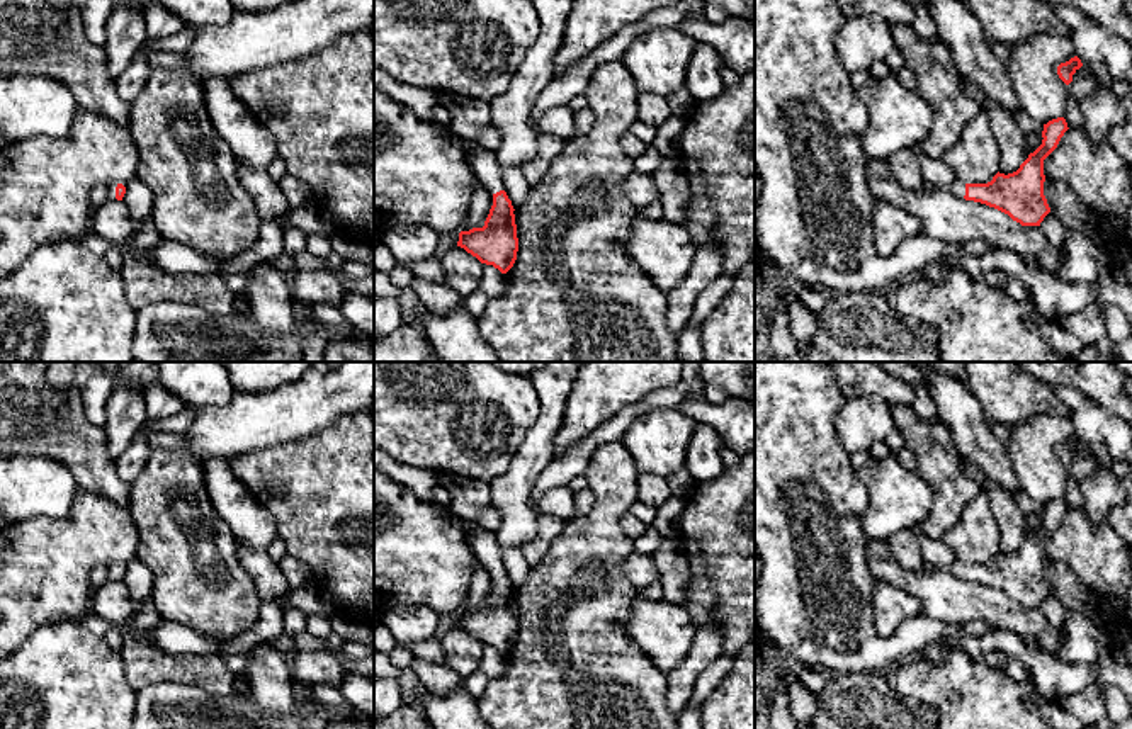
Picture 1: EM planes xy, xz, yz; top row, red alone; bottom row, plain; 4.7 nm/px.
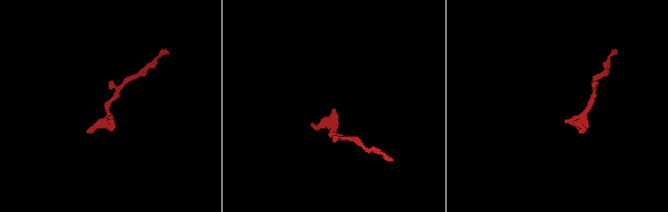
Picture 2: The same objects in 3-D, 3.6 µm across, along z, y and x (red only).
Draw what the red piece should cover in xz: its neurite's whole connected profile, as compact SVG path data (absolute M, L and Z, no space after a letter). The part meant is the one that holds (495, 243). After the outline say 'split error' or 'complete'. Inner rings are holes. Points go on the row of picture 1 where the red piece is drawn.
M461 138L479 184L493 195L493 206L483 228L473 228L459 233L457 246L476 257L481 263L493 265L507 274L518 251L517 224L512 201L503 190L500 165L493 150L479 150Z | split error

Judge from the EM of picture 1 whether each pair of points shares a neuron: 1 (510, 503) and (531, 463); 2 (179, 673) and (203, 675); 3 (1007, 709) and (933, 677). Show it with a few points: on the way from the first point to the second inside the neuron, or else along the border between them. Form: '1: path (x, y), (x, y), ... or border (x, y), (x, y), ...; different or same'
1: path (510, 493), (522, 473); same
2: path (184, 673), (198, 673); same
3: path (988, 709), (981, 709), (962, 690), (952, 689); same

